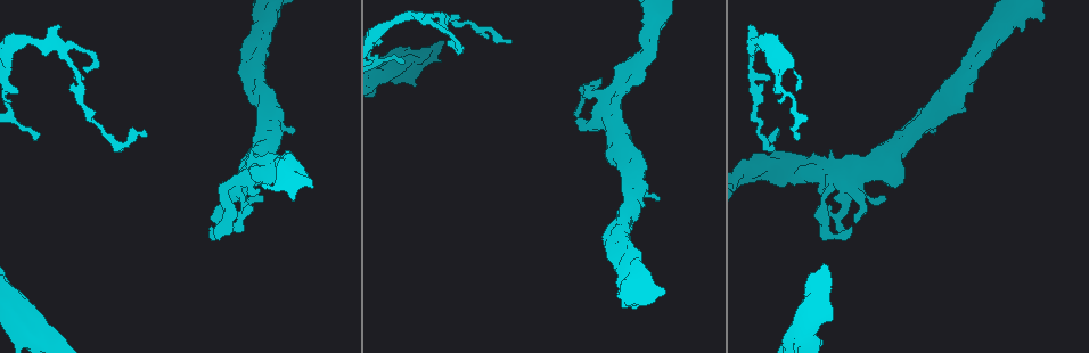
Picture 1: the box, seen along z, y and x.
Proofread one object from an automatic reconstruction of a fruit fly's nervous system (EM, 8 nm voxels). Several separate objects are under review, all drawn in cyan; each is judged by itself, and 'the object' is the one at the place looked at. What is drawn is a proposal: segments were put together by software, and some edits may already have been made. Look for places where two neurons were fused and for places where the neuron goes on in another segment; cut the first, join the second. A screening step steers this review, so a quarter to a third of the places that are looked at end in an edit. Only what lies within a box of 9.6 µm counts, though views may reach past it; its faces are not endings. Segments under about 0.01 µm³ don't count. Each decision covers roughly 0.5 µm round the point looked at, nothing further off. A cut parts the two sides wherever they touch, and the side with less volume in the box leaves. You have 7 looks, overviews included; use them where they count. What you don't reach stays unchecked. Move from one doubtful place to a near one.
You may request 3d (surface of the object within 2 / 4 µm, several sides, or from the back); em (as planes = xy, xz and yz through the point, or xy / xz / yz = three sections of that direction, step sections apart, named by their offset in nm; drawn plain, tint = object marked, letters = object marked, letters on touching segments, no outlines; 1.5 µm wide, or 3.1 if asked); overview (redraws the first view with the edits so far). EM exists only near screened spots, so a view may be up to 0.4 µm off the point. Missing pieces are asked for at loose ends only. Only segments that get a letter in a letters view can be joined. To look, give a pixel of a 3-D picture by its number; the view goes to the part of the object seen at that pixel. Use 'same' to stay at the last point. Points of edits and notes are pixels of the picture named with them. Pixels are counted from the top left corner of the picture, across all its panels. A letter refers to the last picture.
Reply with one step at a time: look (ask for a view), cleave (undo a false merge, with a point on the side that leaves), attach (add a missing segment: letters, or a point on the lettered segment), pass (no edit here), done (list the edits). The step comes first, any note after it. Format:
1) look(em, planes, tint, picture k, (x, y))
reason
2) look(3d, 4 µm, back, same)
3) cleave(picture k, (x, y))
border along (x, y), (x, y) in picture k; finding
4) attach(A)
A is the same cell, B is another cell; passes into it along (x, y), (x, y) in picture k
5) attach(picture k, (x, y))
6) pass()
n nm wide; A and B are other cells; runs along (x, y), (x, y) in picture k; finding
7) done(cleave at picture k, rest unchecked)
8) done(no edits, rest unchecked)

look(em, yz, step 4, letters, picture 1, (934, 132))
stops while still wide

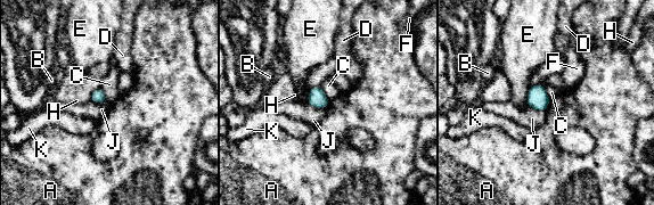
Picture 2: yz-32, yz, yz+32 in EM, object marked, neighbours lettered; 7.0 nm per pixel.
look(em, planes, letters, same)

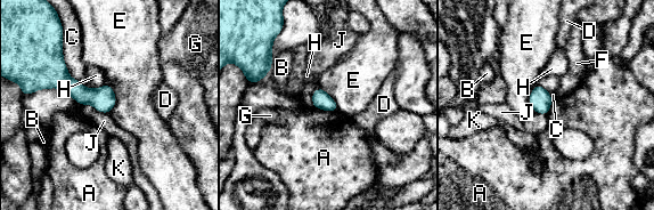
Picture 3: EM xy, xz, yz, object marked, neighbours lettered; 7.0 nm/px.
pass()
A, B, C, D, E, F, G, H, J and K are other cells; none of them fits

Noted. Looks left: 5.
look(3d, 4 µm, back, picture 1, (616, 95))
free end

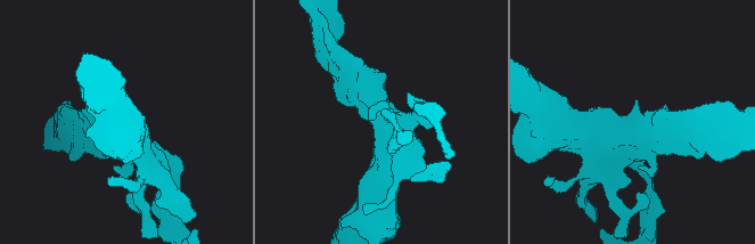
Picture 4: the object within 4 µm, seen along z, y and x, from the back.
look(em, yz, step 4, tint, picture 4, (638, 102))
now the EM

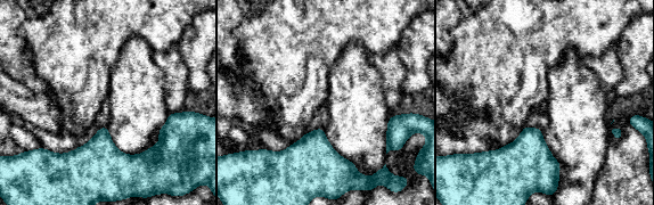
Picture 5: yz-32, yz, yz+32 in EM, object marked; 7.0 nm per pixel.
look(em, planes, letters, same)

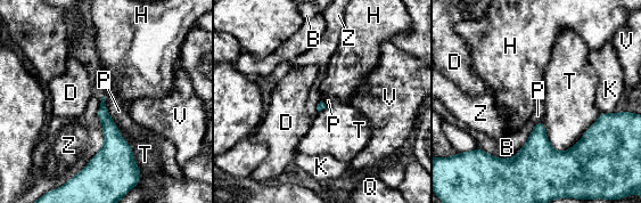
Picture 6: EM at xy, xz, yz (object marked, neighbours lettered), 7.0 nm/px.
pass()
Z touches over 600 nm; B, D, H, K, P, Q, T, V and Z are other cells; border along (105, 98), (107, 114), (116, 126) in picture 6; no lettered segment goes on from it

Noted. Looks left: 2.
look(3d, 2 µm, picture 1, (748, 28))
an open end

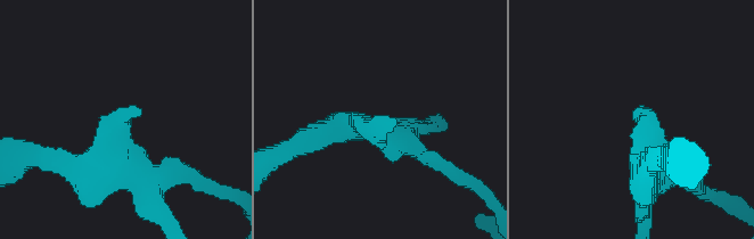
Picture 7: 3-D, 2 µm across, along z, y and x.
look(em, planes, letters, picture 7, (396, 120))
shape alone is not enough

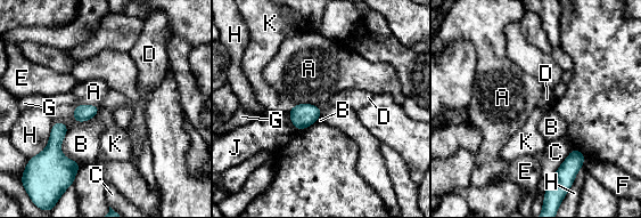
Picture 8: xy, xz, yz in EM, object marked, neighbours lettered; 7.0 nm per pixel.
pass()
C touches over 300 nm; A, B, C, D, E, F, G, H, J and K are other cells; border along (73, 106), (73, 119), (82, 122) in picture 8; none of them fits

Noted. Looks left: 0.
done(no edits, rest unchecked)

